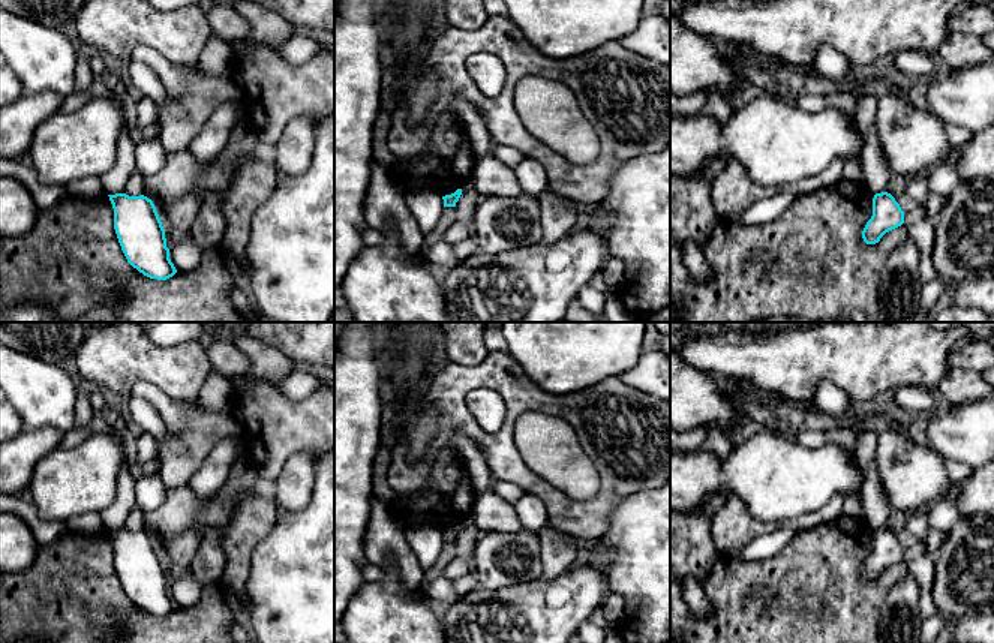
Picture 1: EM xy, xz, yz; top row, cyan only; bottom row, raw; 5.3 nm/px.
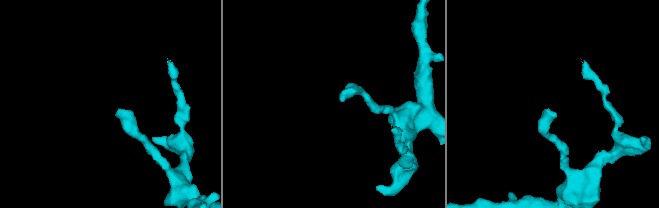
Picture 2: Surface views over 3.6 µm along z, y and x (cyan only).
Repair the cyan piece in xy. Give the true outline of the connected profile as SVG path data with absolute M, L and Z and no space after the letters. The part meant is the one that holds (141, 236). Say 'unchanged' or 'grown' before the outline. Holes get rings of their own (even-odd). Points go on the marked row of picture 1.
unchanged; M108 195L114 229L127 262L150 279L166 280L177 270L169 259L165 229L151 199L144 195Z

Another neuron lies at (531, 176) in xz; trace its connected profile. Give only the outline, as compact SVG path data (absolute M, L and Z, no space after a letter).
M525 157L514 172L523 193L540 196L547 190L547 172L540 162Z

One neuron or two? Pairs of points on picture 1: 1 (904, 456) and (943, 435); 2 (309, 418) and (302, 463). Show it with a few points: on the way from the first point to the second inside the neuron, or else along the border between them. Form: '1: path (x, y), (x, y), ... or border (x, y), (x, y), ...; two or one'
1: border (934, 448), (946, 459); two
2: border (318, 453), (294, 453), (279, 477); two

